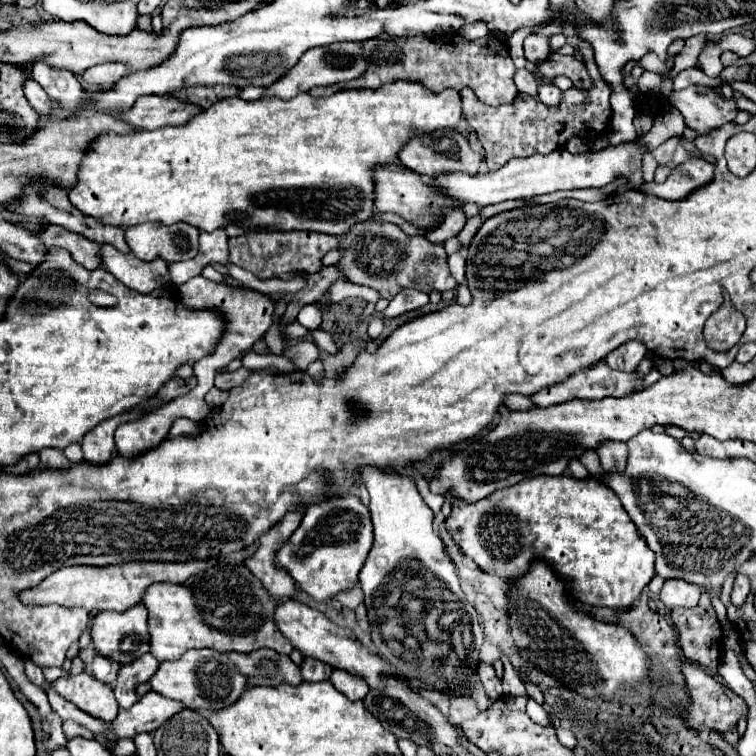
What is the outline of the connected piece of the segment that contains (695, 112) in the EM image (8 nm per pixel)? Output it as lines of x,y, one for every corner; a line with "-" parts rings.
691,85
680,91
672,91
670,104
681,111
685,125
695,131
695,135
709,135
711,129
719,129
729,123
737,115
737,105
731,99
723,99
715,93
715,89

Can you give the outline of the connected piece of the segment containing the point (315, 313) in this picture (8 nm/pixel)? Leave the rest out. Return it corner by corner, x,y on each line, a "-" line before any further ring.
307,305
307,307
303,307
303,309
299,311
299,315
297,315
297,321
299,321
303,327
307,327
309,331
319,329
321,323
323,323
323,319
321,319
321,311
319,311
315,305

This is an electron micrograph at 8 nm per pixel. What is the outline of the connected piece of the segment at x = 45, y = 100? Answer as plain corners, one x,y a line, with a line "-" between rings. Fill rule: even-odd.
27,79
27,83
25,83
25,95
27,95
31,107
33,107
39,115
51,117
51,113
53,113
53,101
47,97
47,93
43,91
43,87
41,87
37,81

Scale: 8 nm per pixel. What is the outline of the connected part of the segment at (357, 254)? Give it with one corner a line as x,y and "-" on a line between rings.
367,219
359,225
353,225
347,233
339,235
337,249
341,251
341,259
335,263
335,267
343,273
343,277
351,283
379,291
381,297
389,301
407,287
425,293
443,293
457,287
457,281
451,277
447,267
447,253
443,243
431,243
421,235
409,237
393,223

